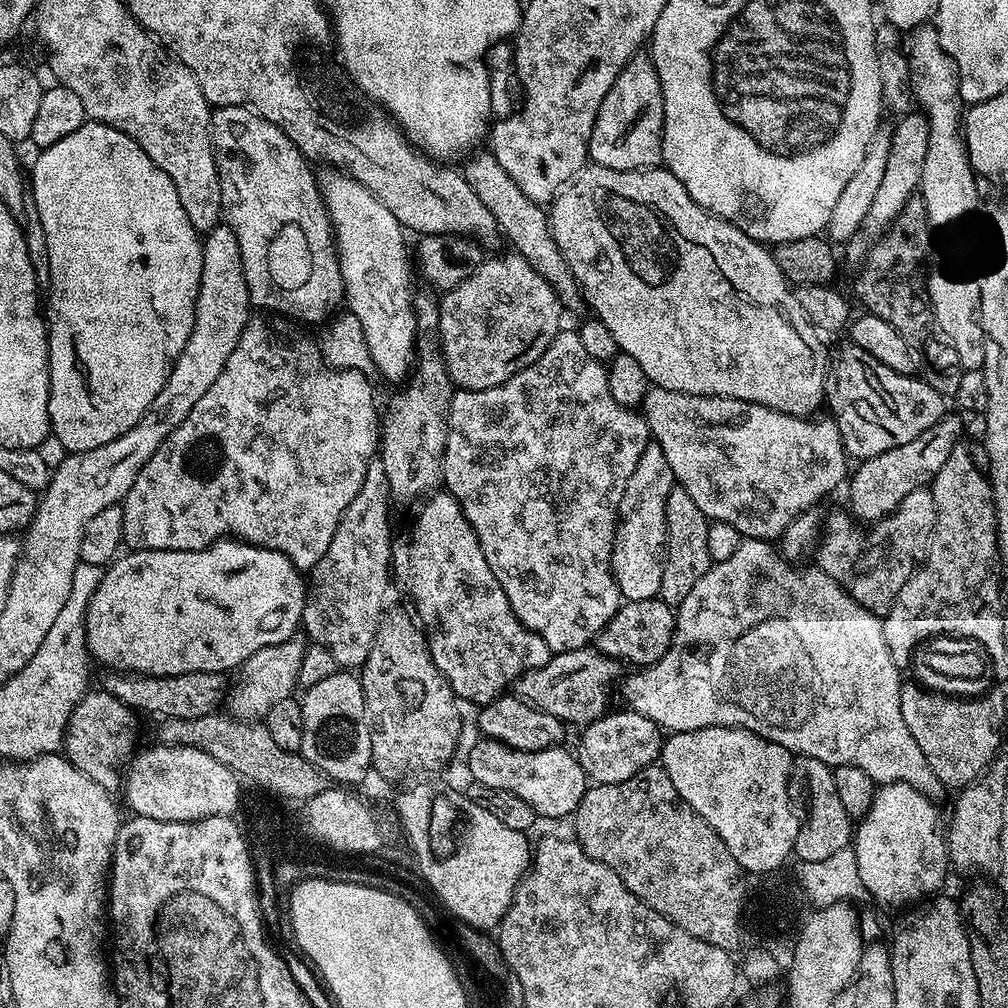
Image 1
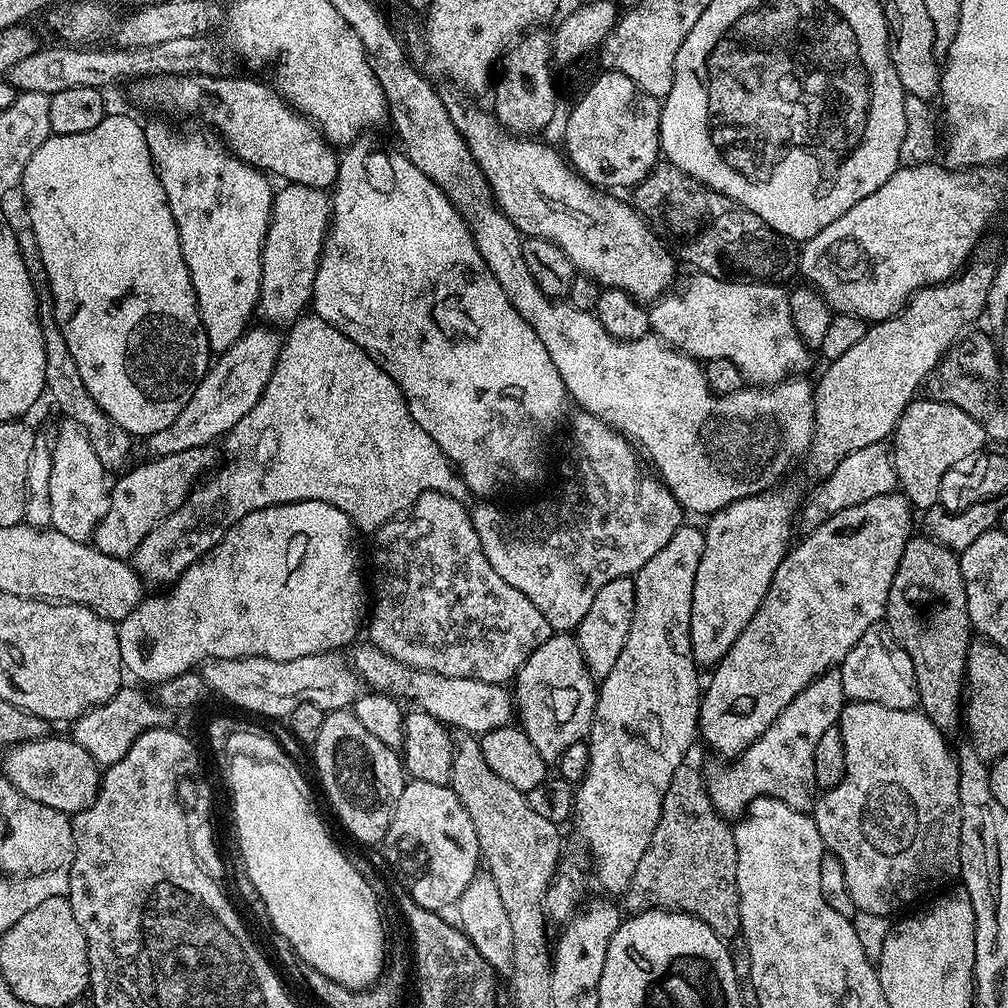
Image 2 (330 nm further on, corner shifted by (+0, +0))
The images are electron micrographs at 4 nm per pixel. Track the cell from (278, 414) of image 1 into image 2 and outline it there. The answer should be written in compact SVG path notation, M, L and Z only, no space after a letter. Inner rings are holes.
M208 448L182 450L178 454L149 459L149 464L140 464L137 468L129 467L119 477L121 480L111 485L106 518L98 522L92 535L94 547L110 558L127 561L132 557L146 534L150 534L150 530L154 530L167 516L174 514L174 510L182 507L201 477L213 467L210 453Z

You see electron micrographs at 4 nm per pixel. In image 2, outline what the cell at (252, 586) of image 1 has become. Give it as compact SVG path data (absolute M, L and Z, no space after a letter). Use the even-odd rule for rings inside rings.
M303 500L302 502L294 502L293 504L275 504L269 508L263 508L262 510L254 510L250 514L243 516L238 522L234 522L234 526L230 526L230 530L226 530L226 534L221 538L219 542L214 545L212 549L205 554L201 560L194 562L188 569L178 577L175 584L171 585L161 596L152 596L152 594L145 595L141 600L140 605L136 607L130 613L130 615L124 620L119 621L118 629L120 635L121 646L121 662L123 667L133 672L140 680L149 680L152 686L159 685L165 680L172 680L175 676L181 676L184 672L191 672L199 669L201 665L210 660L229 660L230 658L250 658L251 656L261 656L262 658L270 658L271 660L293 660L294 658L304 658L306 655L318 655L320 653L333 652L337 650L344 650L349 647L357 639L356 635L361 635L362 625L366 620L366 604L364 608L364 584L366 588L366 576L364 580L364 572L360 569L360 544L356 541L358 537L358 529L355 524L352 523L352 519L346 514L342 514L342 510L338 506L330 506L326 502L318 502L317 500Z

